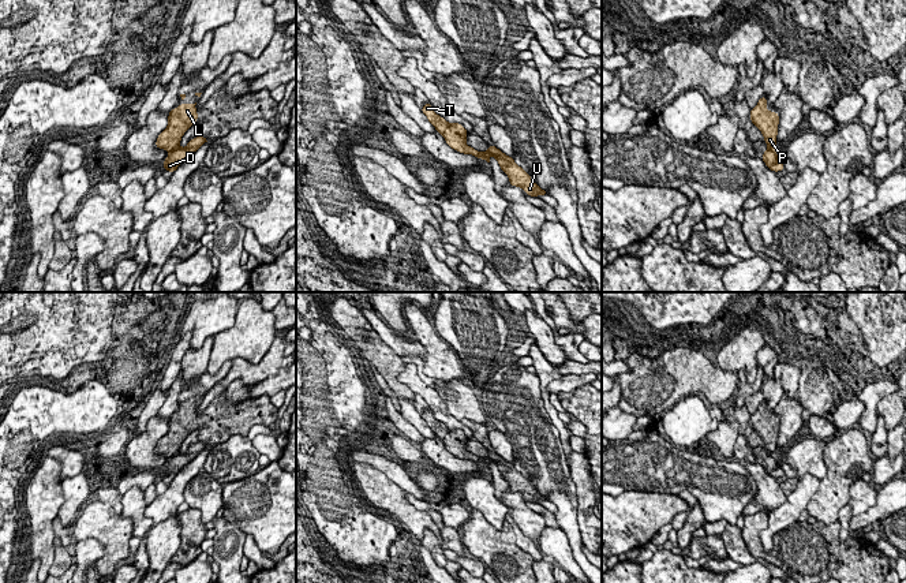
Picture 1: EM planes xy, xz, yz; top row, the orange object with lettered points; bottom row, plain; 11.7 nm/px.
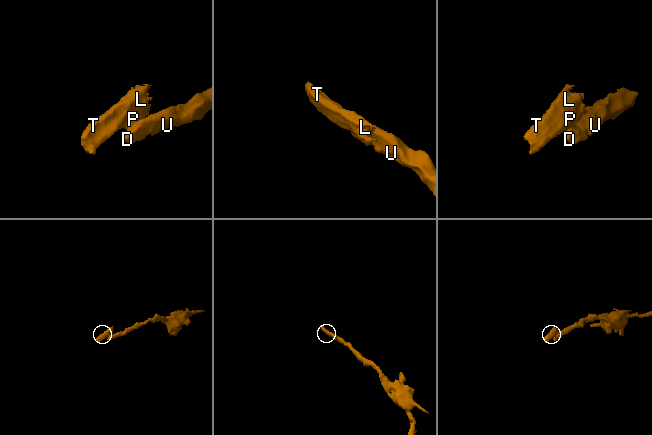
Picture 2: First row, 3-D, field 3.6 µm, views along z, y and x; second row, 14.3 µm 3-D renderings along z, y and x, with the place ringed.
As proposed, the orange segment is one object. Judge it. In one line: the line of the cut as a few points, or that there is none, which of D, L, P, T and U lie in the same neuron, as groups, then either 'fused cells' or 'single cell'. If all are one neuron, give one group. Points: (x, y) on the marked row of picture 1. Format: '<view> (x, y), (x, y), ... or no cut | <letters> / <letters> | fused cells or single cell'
xy (179, 146), (169, 153) | D U / L P T | fused cells

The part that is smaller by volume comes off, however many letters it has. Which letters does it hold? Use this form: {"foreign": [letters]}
{"foreign": ["L", "P", "T"]}

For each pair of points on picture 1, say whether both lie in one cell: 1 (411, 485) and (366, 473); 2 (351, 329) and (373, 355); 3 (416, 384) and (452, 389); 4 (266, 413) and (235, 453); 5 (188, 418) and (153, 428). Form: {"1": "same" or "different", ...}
{"1": "different", "2": "different", "3": "different", "4": "different", "5": "different"}

